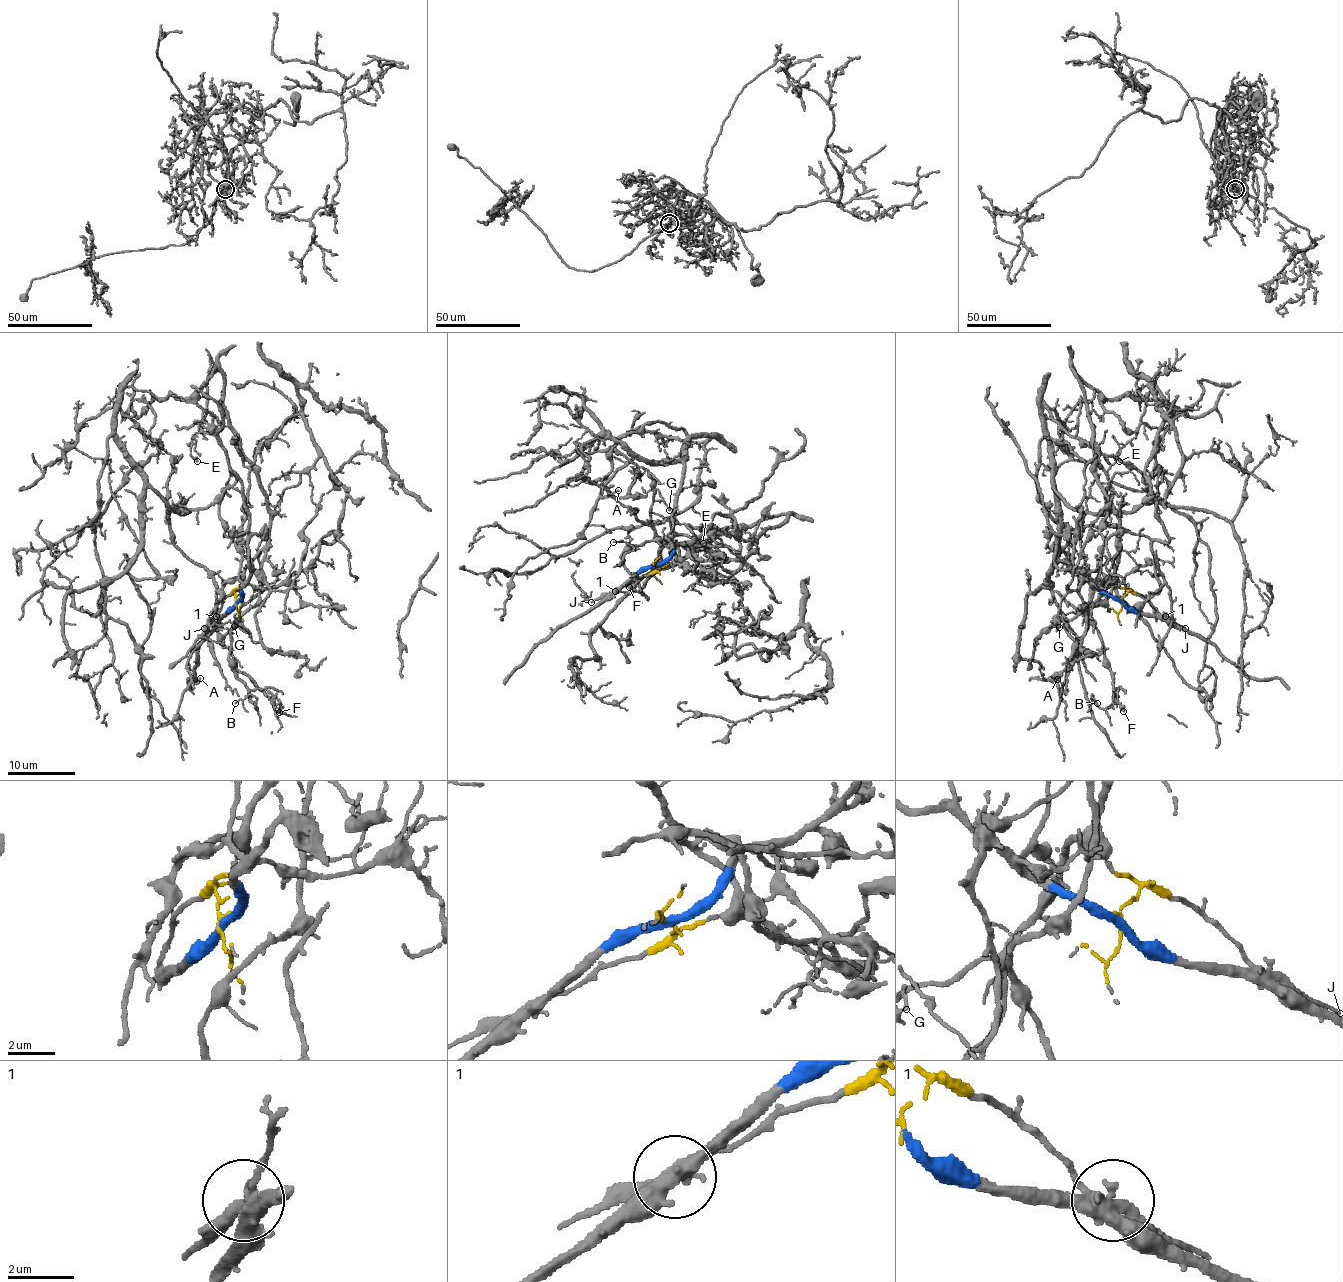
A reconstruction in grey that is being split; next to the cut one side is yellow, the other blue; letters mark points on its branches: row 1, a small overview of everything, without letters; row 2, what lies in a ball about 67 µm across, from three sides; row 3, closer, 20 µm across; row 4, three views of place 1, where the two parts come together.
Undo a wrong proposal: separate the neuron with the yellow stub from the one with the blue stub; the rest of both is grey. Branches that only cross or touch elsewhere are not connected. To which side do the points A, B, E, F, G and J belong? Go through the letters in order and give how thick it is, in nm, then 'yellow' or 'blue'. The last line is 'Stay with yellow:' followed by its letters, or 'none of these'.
A: calibre 90 nm; yellow
B: calibre 90 nm; yellow
E: calibre 100 nm; yellow
F: calibre 80 nm; yellow
G: calibre 80 nm; yellow
J: calibre 120 nm; yellow
Stay with yellow: A, B, E, F, G, J

